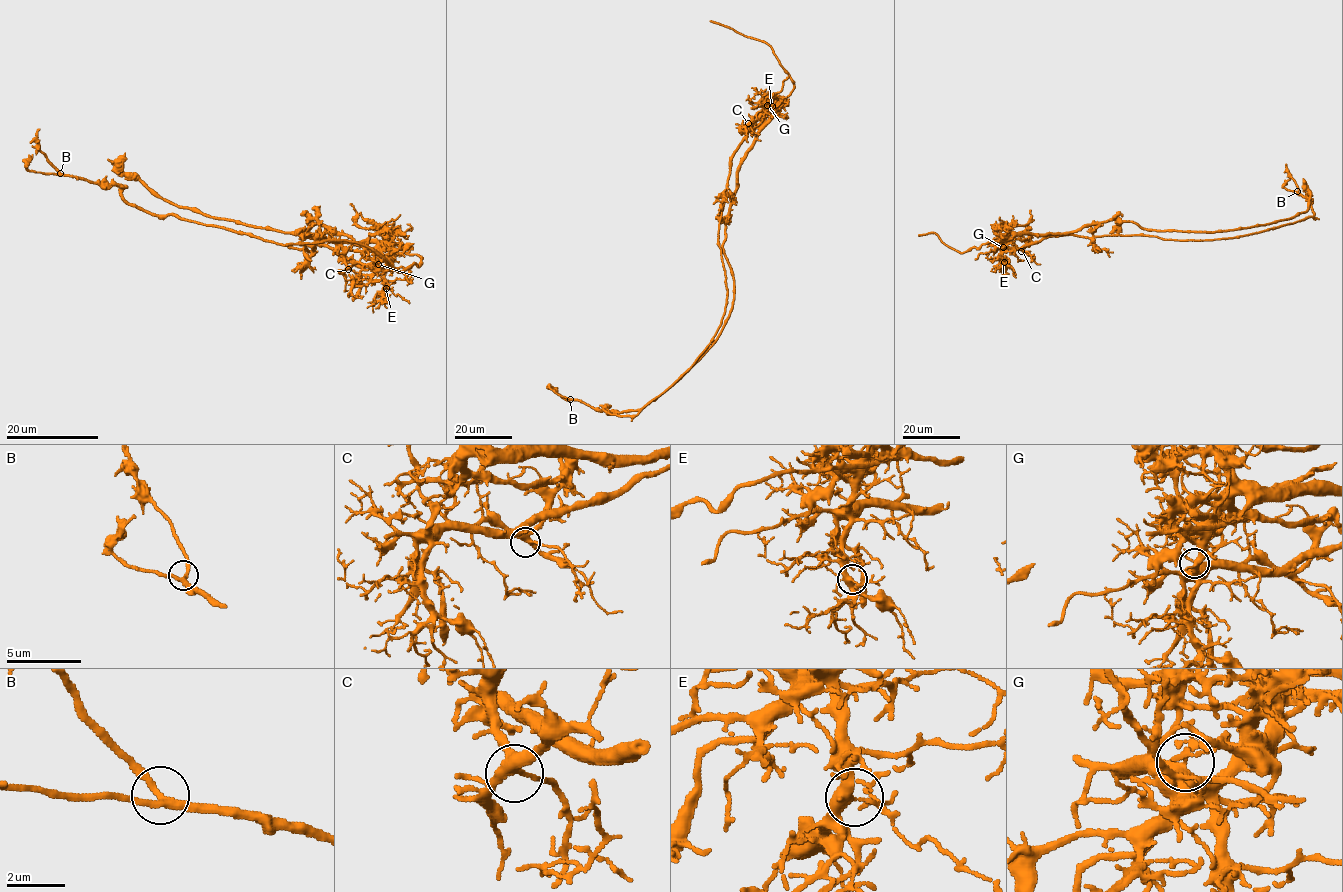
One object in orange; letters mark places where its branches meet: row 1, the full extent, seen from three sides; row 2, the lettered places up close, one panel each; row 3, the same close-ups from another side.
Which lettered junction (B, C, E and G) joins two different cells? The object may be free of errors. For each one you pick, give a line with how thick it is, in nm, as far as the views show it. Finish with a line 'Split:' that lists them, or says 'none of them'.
G: Thickness 400 nm
Split: G

